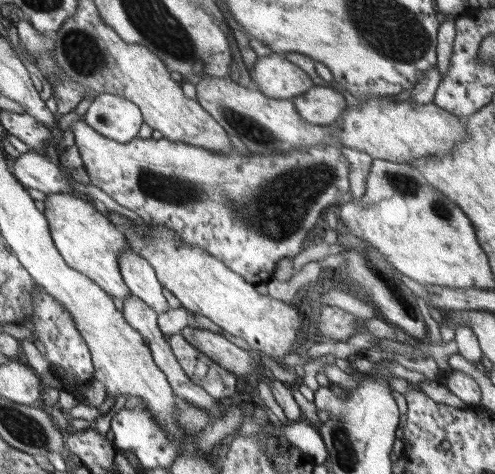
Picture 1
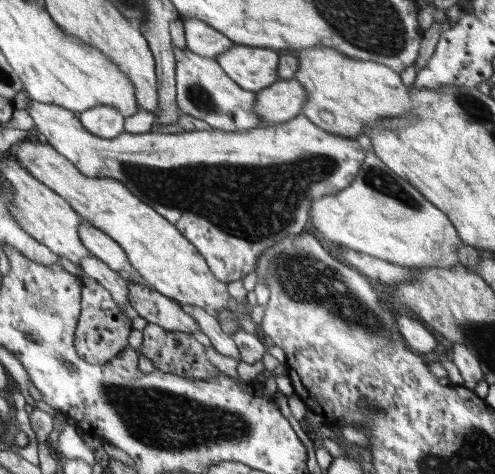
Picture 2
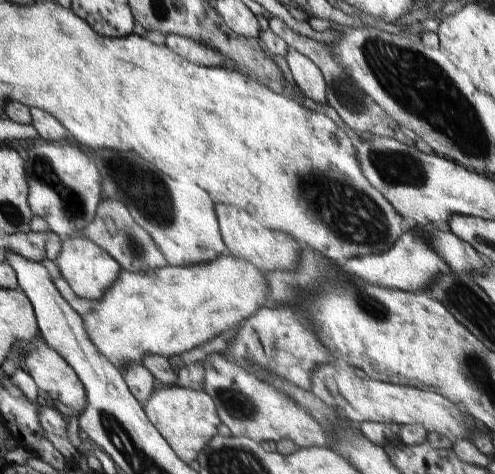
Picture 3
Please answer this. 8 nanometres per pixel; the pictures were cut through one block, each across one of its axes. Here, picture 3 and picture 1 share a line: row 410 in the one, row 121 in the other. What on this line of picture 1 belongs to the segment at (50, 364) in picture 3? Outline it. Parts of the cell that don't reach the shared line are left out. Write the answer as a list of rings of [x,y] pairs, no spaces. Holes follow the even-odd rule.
[[[83,120],[73,122],[69,128],[73,130],[73,140],[81,158],[81,166],[85,168],[93,186],[101,188],[119,206],[133,210],[137,216],[143,218],[145,224],[163,224],[165,228],[175,232],[185,244],[209,252],[253,286],[267,284],[267,280],[275,272],[277,260],[293,258],[295,254],[299,254],[299,246],[303,238],[307,238],[305,230],[309,232],[311,226],[317,222],[319,210],[323,210],[325,206],[343,206],[353,200],[347,178],[349,164],[345,160],[345,154],[341,154],[341,150],[337,148],[297,148],[289,154],[279,156],[239,156],[237,152],[221,156],[189,144],[169,142],[167,138],[153,140],[137,136],[129,144],[117,144],[101,136],[97,130],[89,128],[89,124],[85,124]]]

